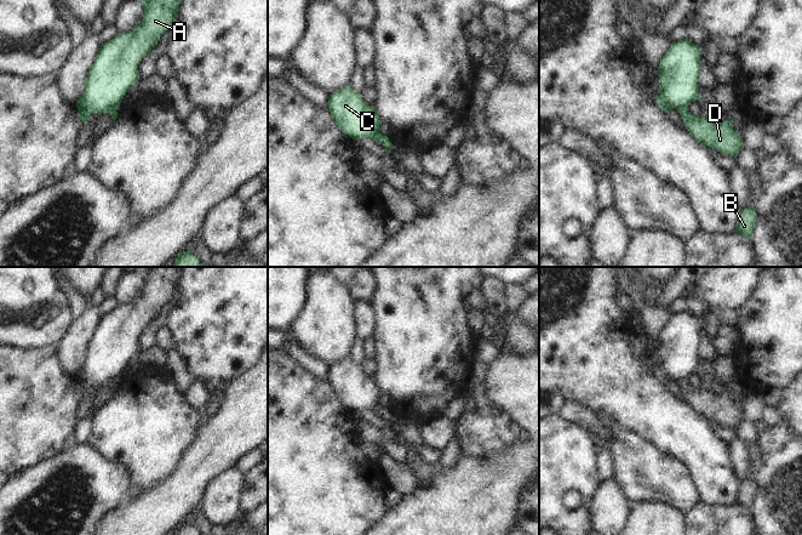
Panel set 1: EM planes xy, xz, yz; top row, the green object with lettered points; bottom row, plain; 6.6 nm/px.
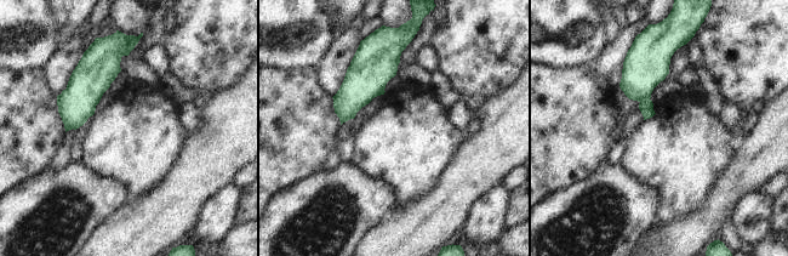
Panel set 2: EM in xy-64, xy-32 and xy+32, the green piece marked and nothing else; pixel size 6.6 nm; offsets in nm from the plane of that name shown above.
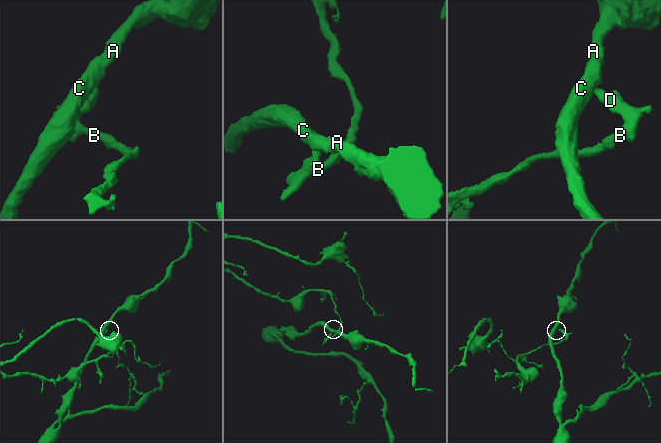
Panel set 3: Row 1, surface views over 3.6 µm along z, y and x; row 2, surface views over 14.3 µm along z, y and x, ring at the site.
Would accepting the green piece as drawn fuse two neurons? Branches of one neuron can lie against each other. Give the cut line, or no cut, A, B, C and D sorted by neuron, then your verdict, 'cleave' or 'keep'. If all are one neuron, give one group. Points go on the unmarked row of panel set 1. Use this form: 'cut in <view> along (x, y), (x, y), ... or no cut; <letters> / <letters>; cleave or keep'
cut in yz along (686, 380), (679, 383); A C / B D; cleave

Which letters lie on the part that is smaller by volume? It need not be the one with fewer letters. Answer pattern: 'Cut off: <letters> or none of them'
Cut off: B, D

